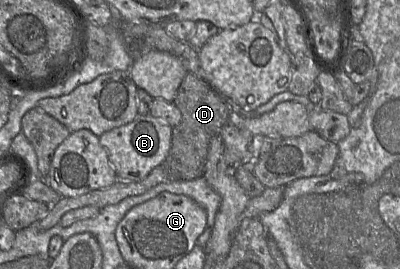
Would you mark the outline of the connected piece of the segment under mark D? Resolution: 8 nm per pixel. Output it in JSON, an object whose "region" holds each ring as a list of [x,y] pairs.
{"region":[[[187,72],[173,103],[181,112],[181,121],[172,127],[171,147],[162,164],[171,177],[171,182],[191,181],[204,175],[211,138],[231,121],[231,109],[226,100],[204,79]]]}

